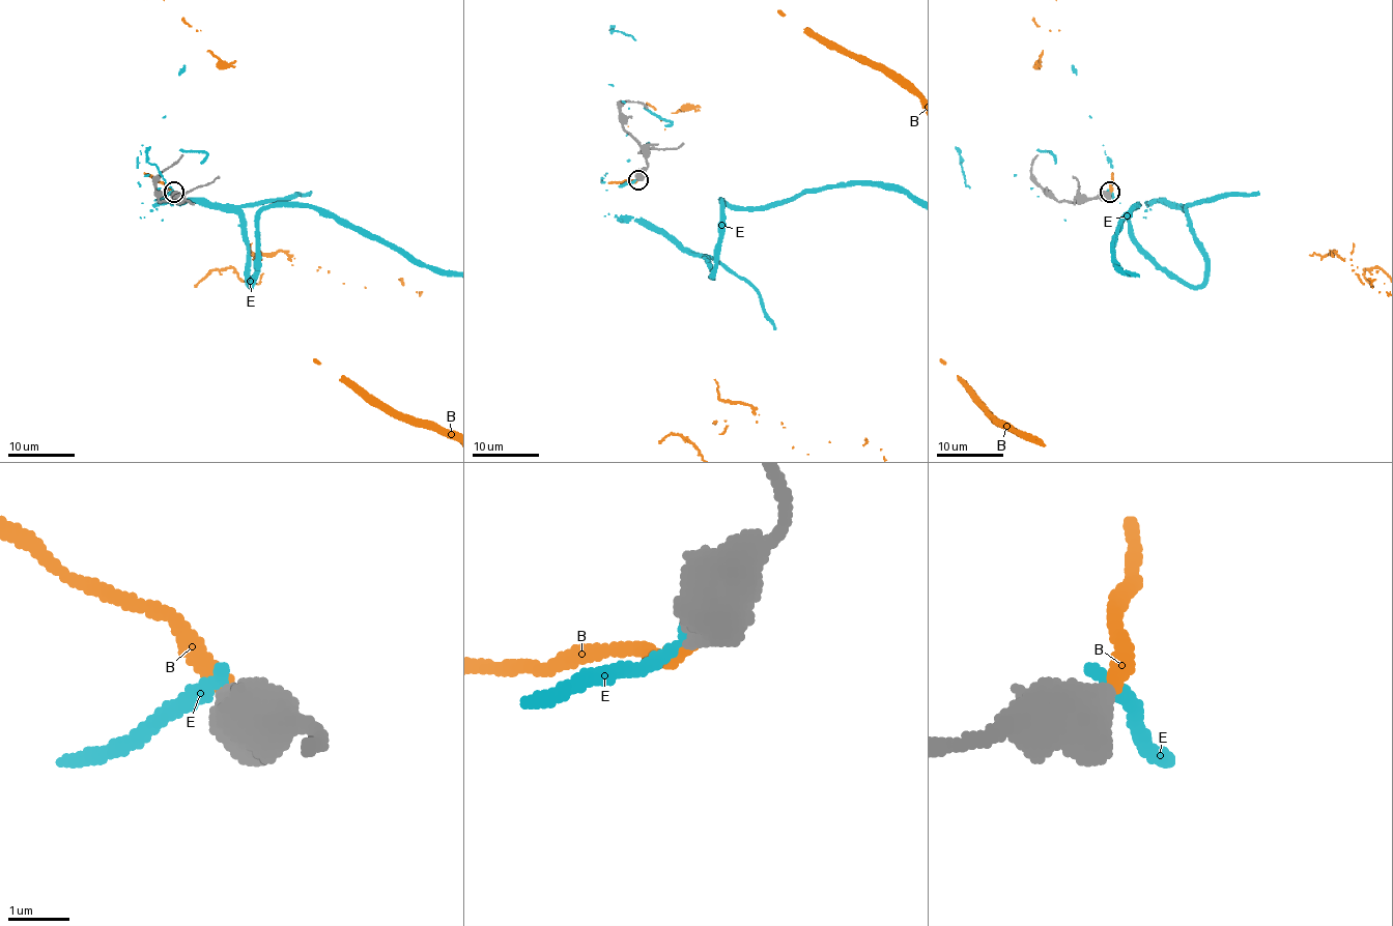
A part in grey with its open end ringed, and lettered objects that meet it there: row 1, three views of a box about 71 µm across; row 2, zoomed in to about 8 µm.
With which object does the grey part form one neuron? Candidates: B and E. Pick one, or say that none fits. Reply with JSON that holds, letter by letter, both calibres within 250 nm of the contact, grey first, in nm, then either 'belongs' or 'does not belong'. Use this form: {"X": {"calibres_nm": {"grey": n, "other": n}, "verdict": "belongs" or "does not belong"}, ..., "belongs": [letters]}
{"B": {"calibres_nm": {"grey": 700, "other": 280}, "verdict": "belongs"}, "E": {"calibres_nm": {"grey": 650, "other": 240}, "verdict": "does not belong"}, "belongs": ["B"]}

